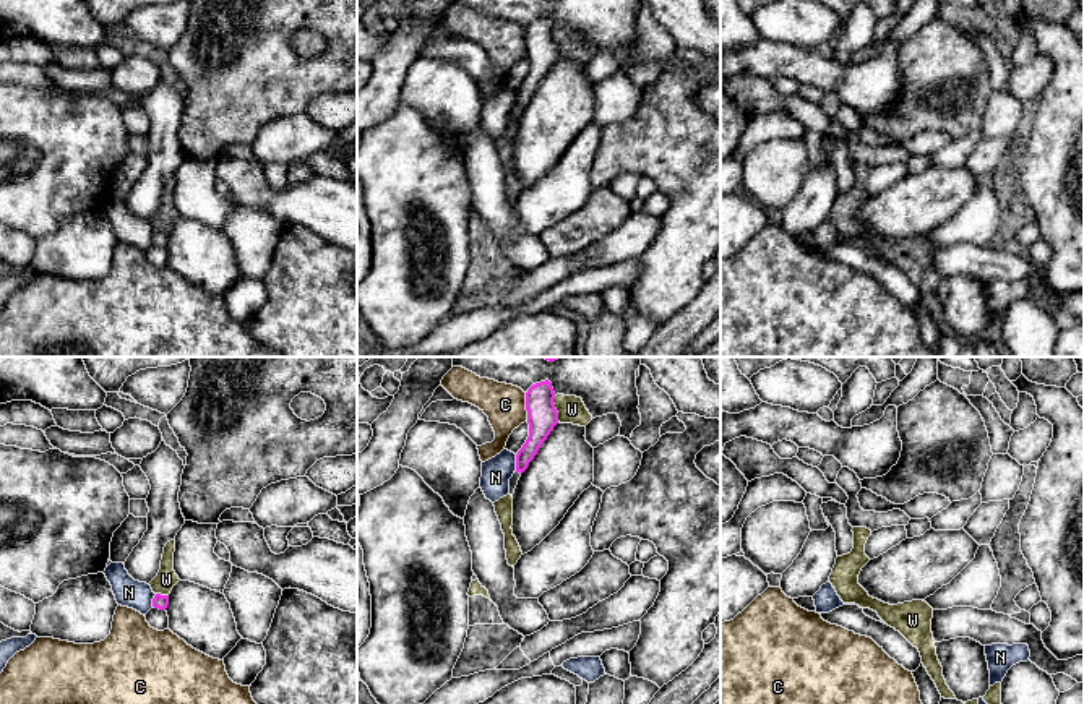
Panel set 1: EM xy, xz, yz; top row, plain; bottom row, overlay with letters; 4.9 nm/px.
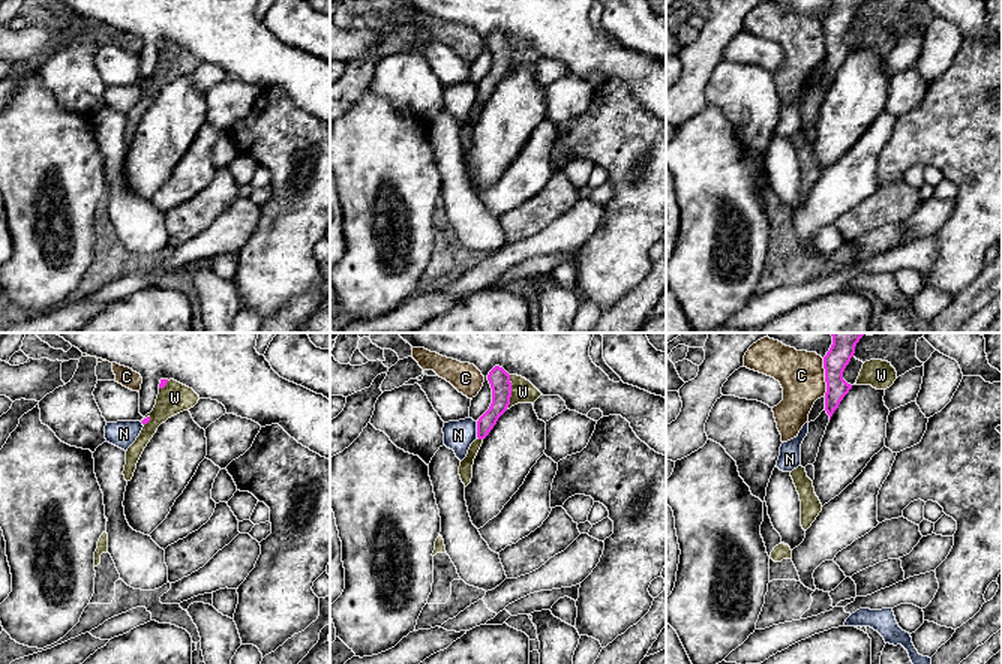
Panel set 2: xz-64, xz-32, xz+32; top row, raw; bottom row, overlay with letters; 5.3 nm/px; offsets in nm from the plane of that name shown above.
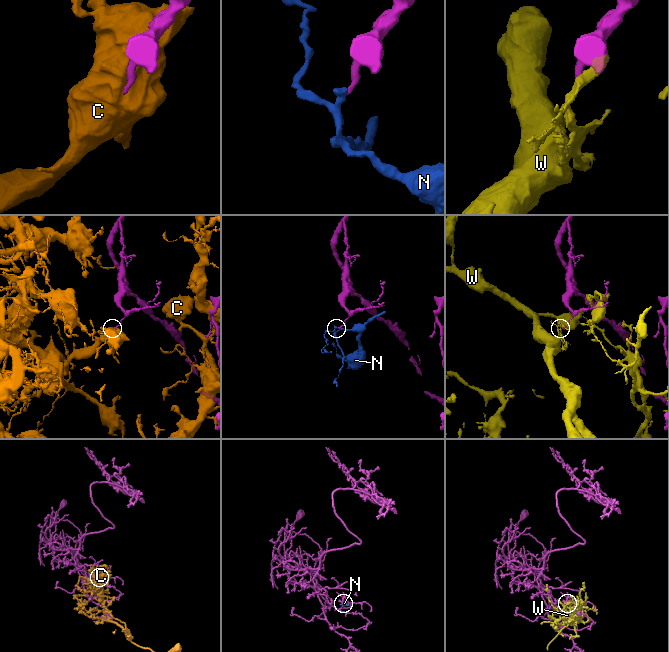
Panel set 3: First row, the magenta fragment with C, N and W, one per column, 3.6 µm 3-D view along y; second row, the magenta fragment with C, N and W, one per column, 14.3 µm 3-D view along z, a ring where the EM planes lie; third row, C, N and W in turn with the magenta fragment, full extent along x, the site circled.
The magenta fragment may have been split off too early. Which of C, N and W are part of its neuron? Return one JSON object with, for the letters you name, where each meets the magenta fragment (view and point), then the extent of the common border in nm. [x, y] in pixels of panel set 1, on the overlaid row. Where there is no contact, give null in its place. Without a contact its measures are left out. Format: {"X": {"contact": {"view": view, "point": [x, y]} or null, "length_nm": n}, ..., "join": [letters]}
{"join": []}

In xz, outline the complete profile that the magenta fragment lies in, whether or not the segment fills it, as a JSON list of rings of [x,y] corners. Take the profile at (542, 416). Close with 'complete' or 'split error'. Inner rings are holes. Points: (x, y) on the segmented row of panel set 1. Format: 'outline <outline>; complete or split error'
outline [[[548,380],[532,384],[526,393],[526,410],[529,436],[516,454],[516,472],[523,474],[558,423],[558,412],[553,404],[555,393]]]; complete

